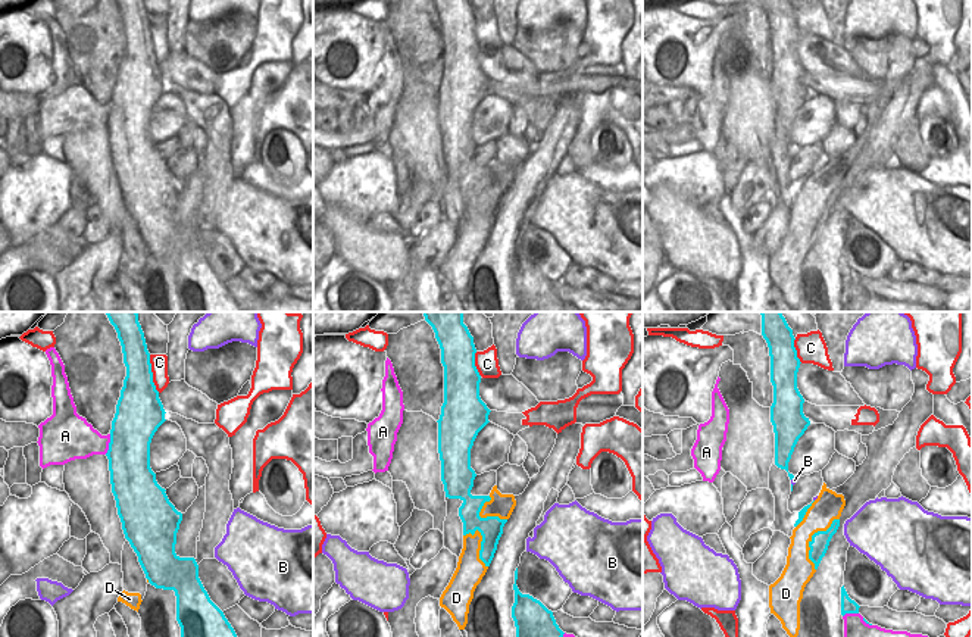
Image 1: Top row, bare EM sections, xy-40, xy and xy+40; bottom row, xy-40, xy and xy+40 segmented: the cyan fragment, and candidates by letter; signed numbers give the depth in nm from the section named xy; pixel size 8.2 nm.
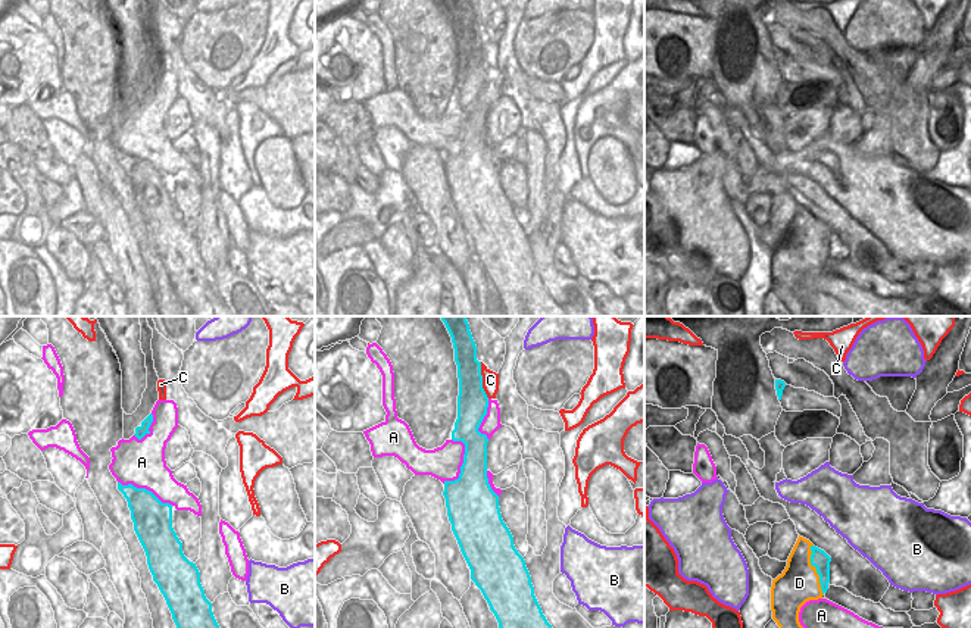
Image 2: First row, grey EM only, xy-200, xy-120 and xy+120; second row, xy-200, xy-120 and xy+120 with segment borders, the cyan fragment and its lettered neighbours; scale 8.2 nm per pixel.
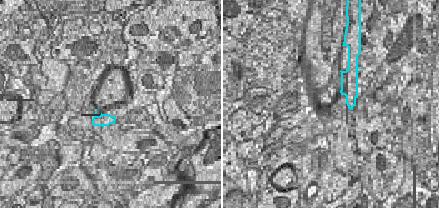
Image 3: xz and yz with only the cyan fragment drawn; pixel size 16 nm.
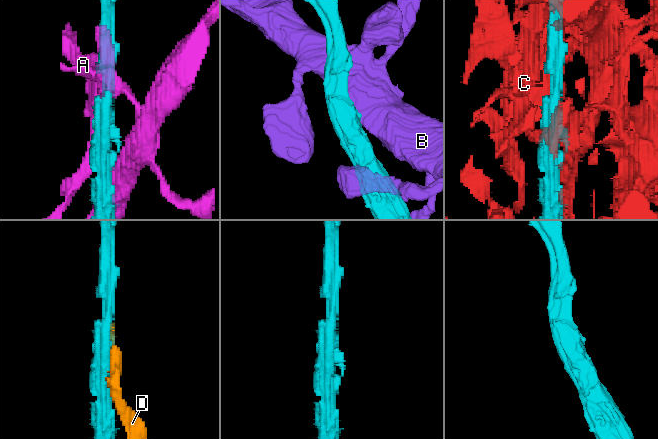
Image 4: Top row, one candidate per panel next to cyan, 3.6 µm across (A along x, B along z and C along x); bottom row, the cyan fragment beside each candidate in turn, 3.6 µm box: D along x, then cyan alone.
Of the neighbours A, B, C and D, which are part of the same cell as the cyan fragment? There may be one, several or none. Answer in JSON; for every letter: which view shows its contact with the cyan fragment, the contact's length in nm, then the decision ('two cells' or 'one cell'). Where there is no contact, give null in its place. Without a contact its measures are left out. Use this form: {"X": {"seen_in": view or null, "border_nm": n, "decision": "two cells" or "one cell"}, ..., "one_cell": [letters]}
{"A": {"seen_in": "xy-40", "border_nm": 180, "decision": "two cells"}, "B": {"seen_in": null, "decision": "two cells"}, "C": {"seen_in": "xy-40", "border_nm": 320, "decision": "two cells"}, "D": {"seen_in": "xy+40", "border_nm": 480, "decision": "two cells"}, "one_cell": []}

